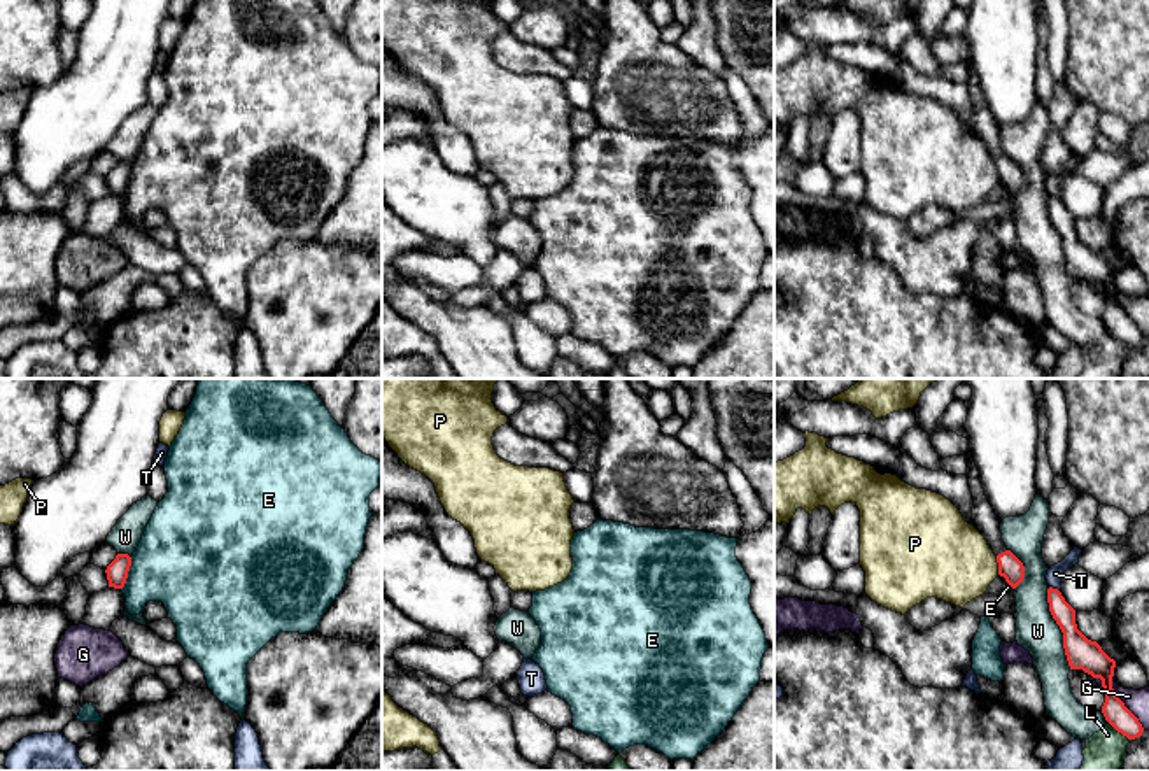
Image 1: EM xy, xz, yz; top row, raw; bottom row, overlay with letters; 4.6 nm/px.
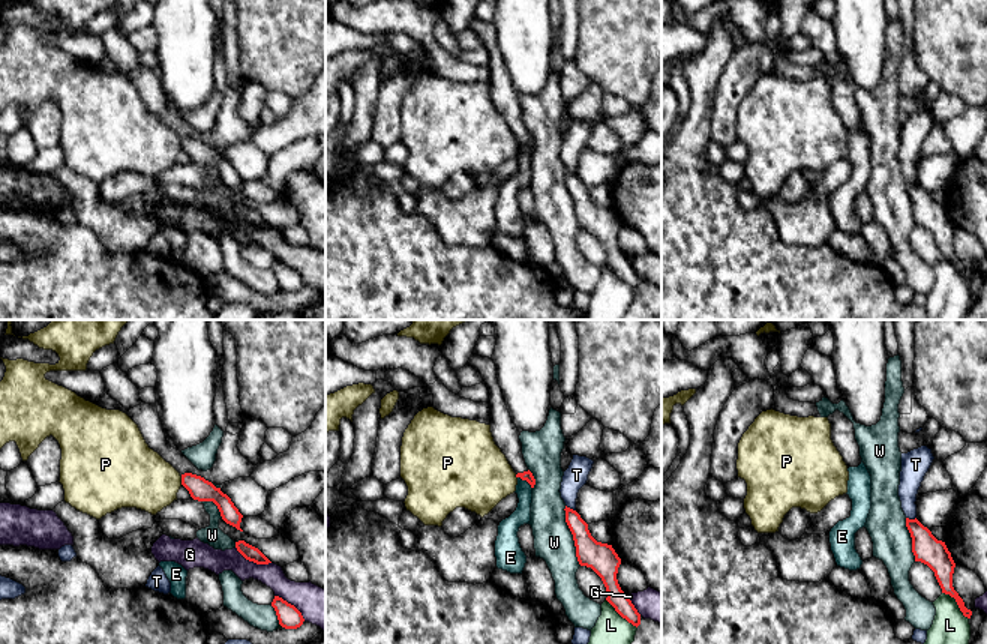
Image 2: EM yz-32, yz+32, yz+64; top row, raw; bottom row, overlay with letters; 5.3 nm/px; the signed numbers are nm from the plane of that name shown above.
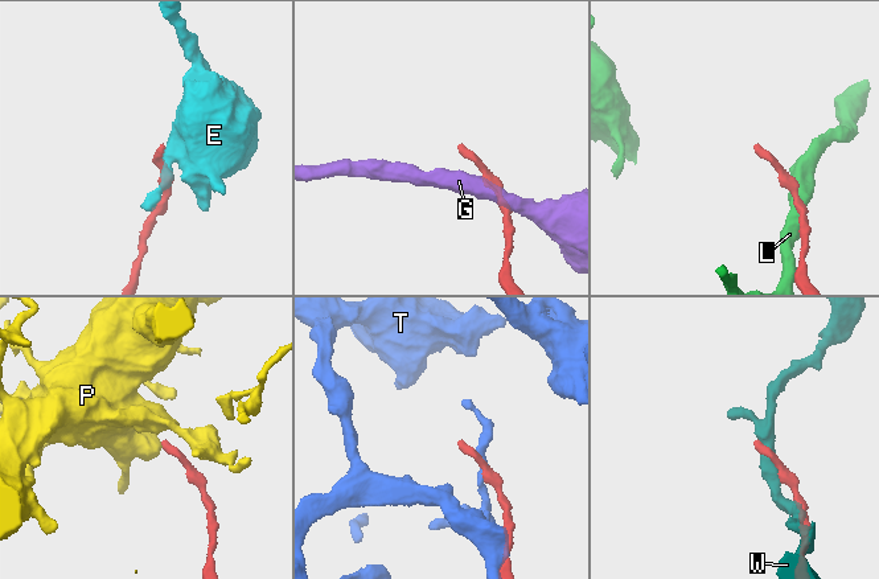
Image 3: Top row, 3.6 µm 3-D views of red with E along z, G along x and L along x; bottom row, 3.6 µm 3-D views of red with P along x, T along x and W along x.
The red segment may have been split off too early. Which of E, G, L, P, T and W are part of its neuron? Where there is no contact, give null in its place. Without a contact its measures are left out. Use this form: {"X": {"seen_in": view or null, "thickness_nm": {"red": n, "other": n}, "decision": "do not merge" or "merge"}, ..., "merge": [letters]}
{"E": {"seen_in": "xy", "thickness_nm": {"red": 100, "other": 400}, "decision": "do not merge"}, "G": {"seen_in": "yz", "thickness_nm": {"red": 140, "other": 110}, "decision": "do not merge"}, "L": {"seen_in": "yz", "thickness_nm": {"red": 110, "other": 190}, "decision": "do not merge"}, "P": {"seen_in": "yz", "thickness_nm": {"red": 110, "other": 380}, "decision": "do not merge"}, "T": {"seen_in": "yz", "thickness_nm": {"red": 100, "other": 80}, "decision": "do not merge"}, "W": {"seen_in": "yz", "thickness_nm": {"red": 140, "other": 190}, "decision": "do not merge"}, "merge": []}

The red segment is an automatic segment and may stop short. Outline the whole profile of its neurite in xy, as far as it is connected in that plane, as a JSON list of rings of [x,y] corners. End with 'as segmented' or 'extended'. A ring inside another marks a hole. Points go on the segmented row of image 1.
[[[117,554],[116,559],[107,566],[109,587],[123,589],[131,566],[131,557],[128,554]]]; as segmented

